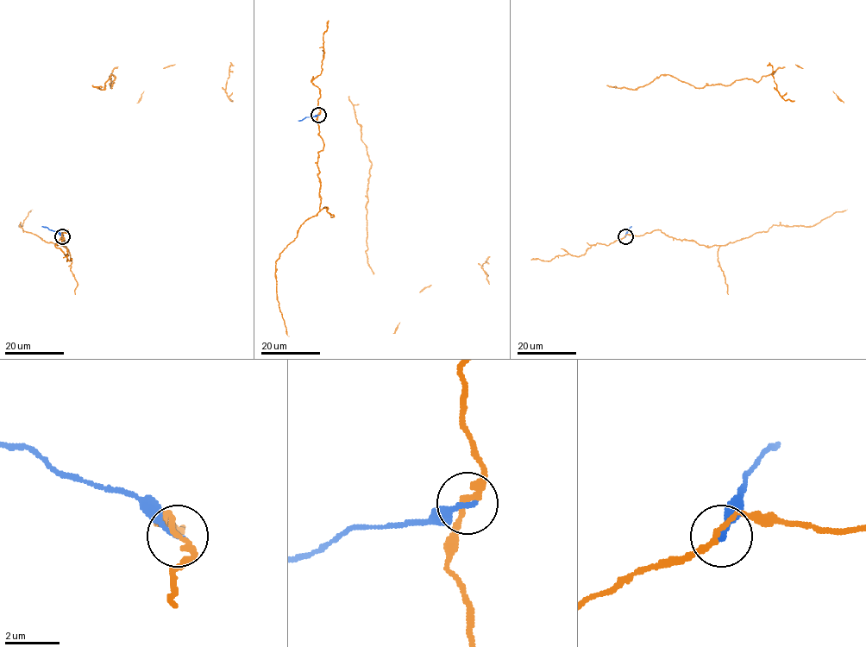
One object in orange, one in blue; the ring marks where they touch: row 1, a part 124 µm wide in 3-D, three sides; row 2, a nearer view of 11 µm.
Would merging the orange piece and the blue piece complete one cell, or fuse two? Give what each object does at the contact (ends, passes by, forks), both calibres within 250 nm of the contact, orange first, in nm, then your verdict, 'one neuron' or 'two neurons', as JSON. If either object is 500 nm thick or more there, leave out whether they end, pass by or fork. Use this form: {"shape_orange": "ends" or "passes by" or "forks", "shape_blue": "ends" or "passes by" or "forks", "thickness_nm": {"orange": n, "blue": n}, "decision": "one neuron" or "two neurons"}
{"shape_orange": "passes by", "shape_blue": "ends", "thickness_nm": {"orange": 190, "blue": 190}, "decision": "two neurons"}

